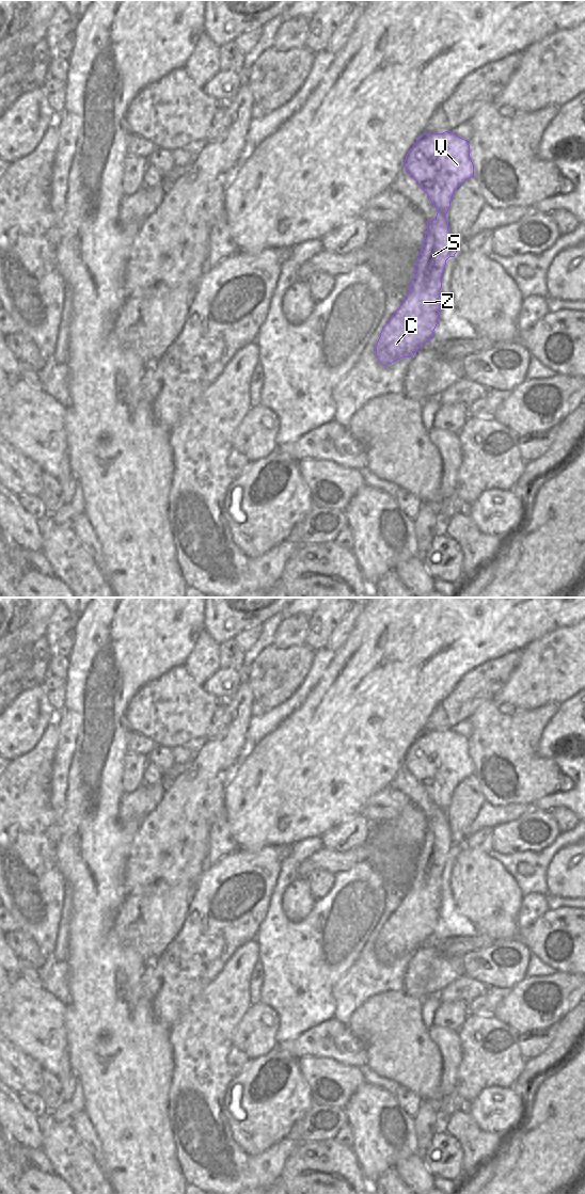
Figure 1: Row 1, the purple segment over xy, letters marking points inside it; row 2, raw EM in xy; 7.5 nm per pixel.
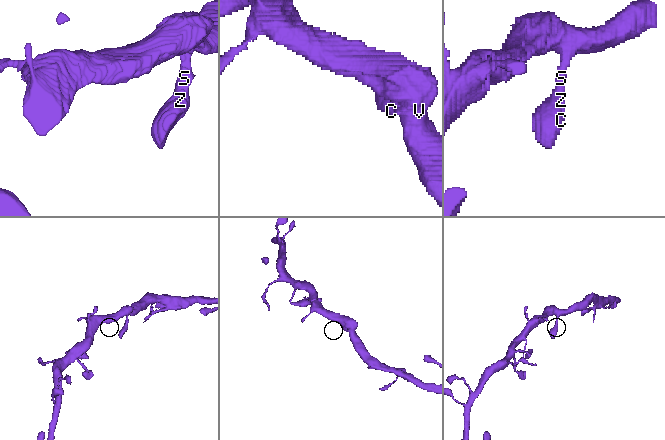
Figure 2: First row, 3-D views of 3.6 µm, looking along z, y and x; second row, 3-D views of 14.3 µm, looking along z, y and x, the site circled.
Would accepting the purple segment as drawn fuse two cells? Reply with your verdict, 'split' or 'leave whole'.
leave whole

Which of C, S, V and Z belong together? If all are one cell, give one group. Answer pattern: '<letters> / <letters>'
C S V Z

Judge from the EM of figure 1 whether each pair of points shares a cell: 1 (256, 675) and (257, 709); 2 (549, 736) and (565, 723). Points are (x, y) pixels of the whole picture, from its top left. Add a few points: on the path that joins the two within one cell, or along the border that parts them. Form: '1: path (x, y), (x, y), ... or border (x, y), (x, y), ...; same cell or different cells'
1: border (254, 700), (266, 710); different cells
2: path (553, 735), (560, 728); same cell

